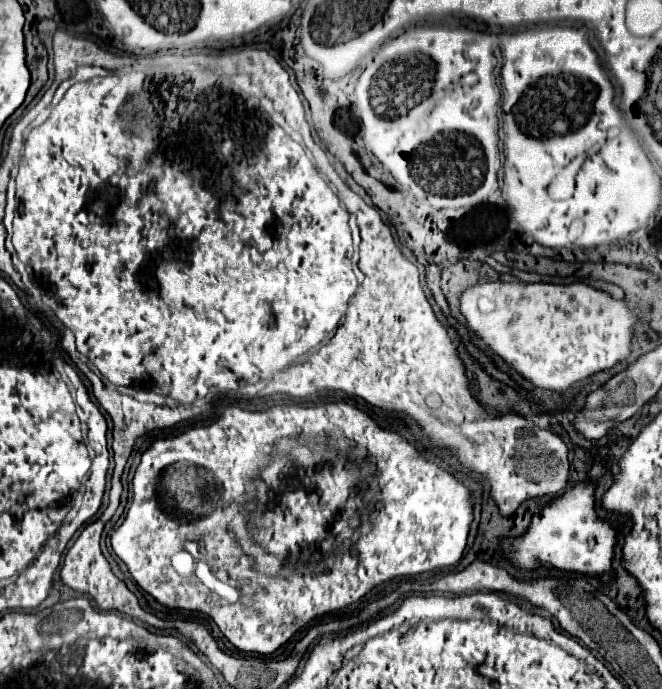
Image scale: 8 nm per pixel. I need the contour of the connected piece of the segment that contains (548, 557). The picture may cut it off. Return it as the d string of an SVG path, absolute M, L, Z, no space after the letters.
M577 484L563 498L555 500L549 508L543 508L531 520L531 526L523 536L501 542L505 556L521 568L555 566L567 572L597 574L603 582L609 582L613 574L611 556L615 546L615 528L595 516L593 490L593 484Z

